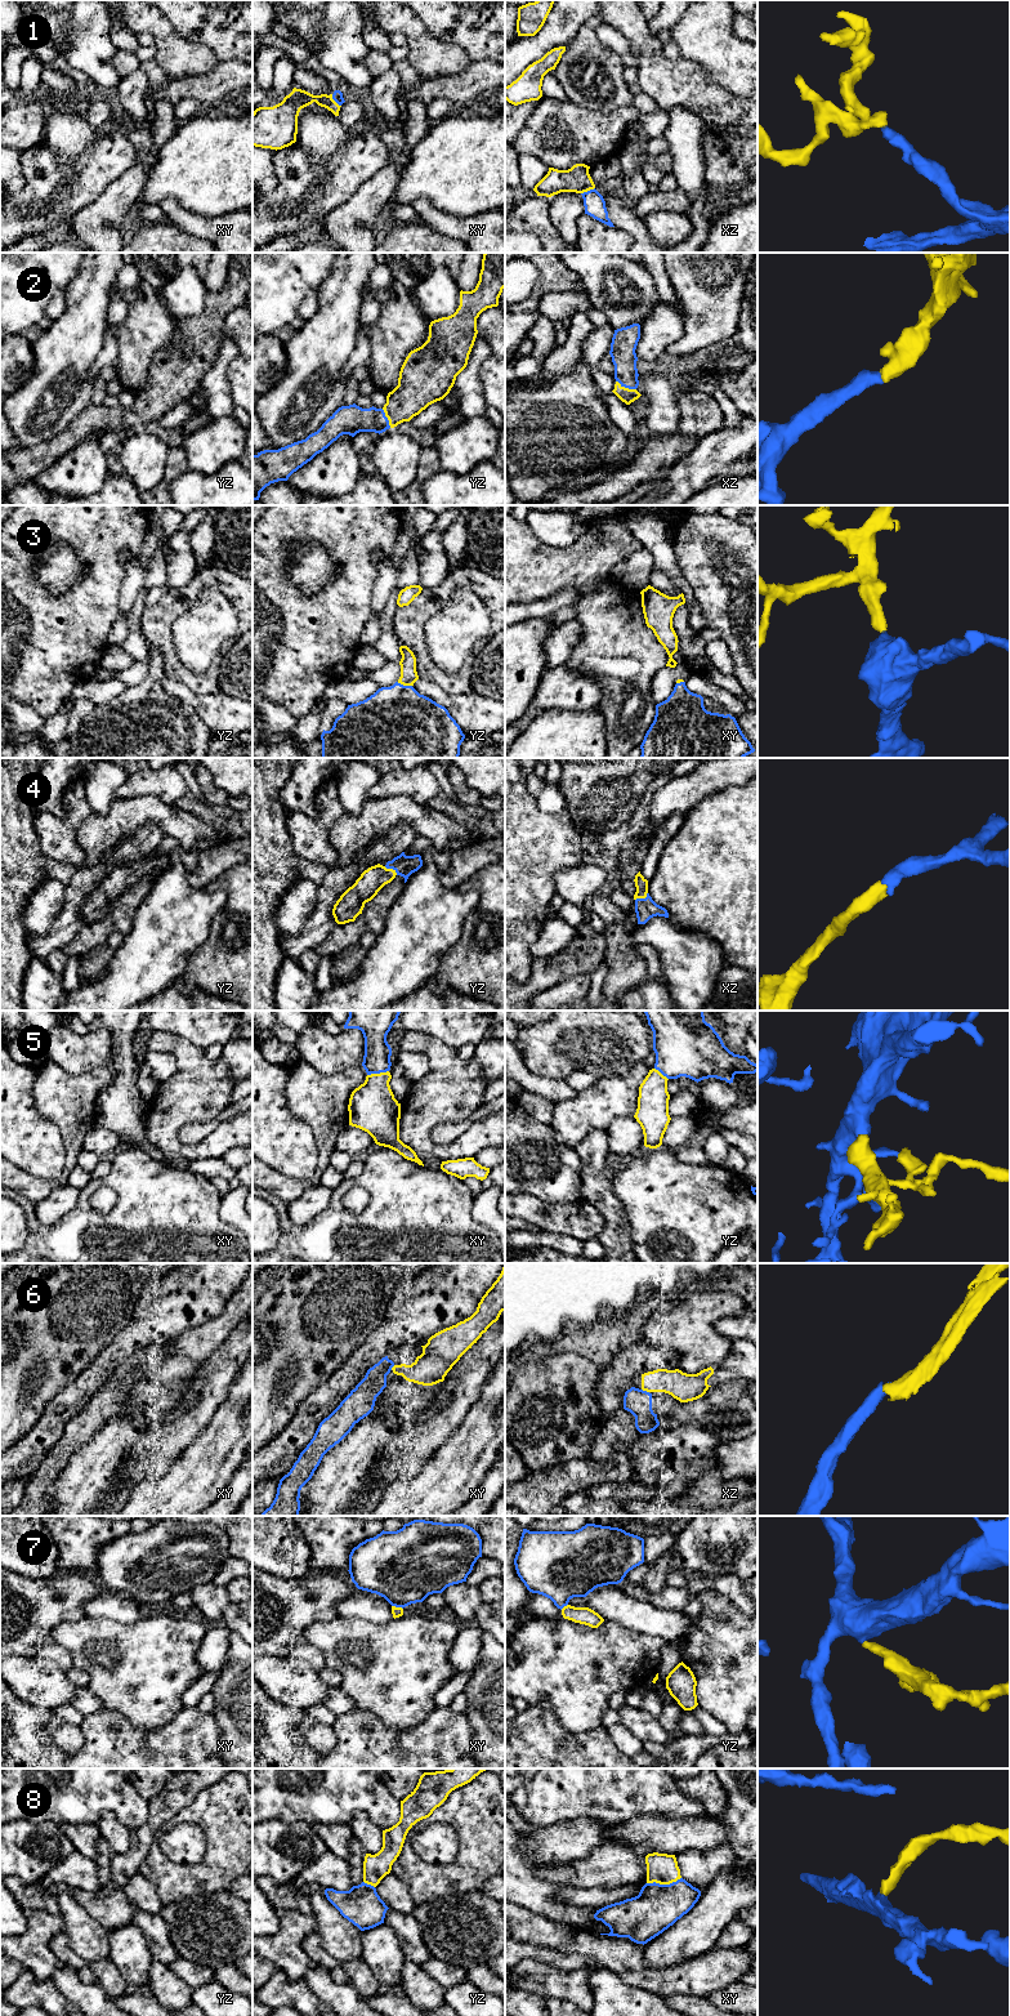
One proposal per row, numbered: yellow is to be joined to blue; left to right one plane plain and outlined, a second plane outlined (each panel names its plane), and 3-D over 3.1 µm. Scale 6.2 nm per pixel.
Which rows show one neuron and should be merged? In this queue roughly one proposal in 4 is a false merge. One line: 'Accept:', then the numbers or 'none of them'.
Accept: 1, 2, 3, 4, 5, 7, 8

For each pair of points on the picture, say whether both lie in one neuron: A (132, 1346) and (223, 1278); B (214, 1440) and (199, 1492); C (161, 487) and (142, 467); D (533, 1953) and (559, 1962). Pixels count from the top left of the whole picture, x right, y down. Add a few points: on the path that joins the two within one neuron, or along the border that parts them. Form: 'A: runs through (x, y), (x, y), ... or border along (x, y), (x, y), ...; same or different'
A: runs through (152, 1323), (188, 1290), (197, 1290), (200, 1288); same
B: runs through (214, 1453), (214, 1457), (199, 1479); same
C: border along (166, 454), (162, 478), (155, 486), (141, 491); different
D: runs through (540, 1953), (553, 1958); same

